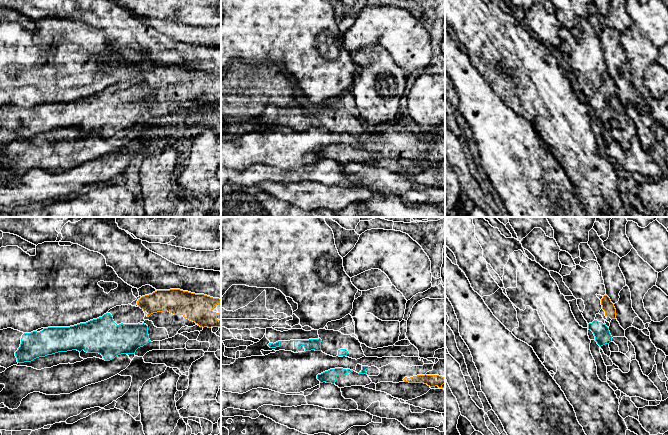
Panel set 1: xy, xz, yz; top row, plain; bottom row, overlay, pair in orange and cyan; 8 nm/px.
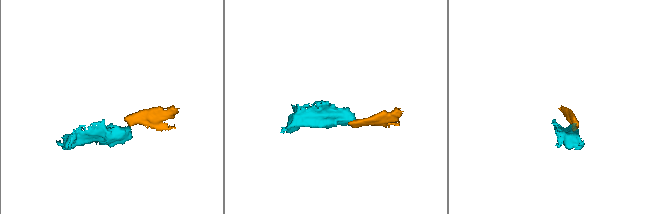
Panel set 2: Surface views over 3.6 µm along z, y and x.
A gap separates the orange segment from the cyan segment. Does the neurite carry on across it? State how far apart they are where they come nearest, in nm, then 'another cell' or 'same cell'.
60 nm apart; same cell

